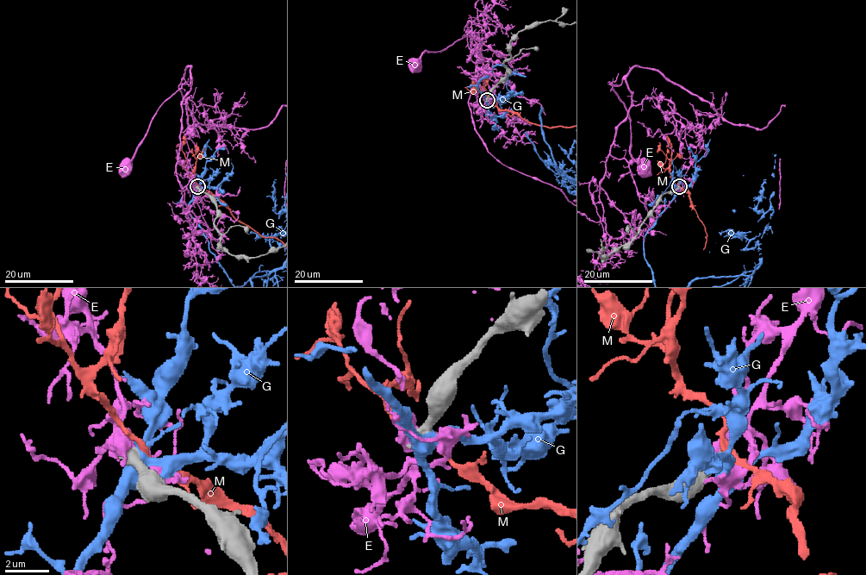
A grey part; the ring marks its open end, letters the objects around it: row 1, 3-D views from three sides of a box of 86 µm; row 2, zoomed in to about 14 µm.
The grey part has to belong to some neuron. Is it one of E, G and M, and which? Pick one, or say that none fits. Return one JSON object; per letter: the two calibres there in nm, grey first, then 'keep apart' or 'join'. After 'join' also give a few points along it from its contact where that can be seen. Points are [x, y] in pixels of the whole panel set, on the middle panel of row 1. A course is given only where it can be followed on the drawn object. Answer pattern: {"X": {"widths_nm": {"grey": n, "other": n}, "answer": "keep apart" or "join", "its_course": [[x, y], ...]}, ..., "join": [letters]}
{"E": {"widths_nm": {"grey": 600, "other": 460}, "answer": "keep apart"}, "G": {"widths_nm": {"grey": 600, "other": 440}, "answer": "keep apart"}, "M": {"widths_nm": {"grey": 550, "other": 280}, "answer": "keep apart"}, "join": []}

